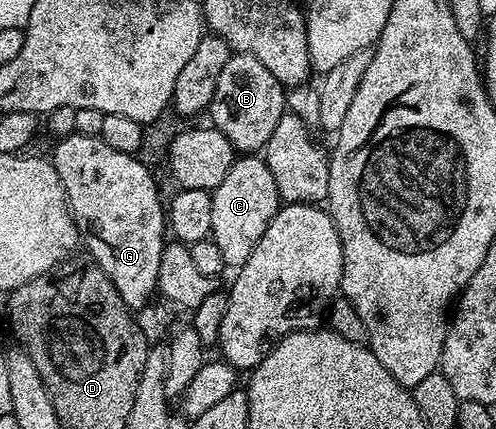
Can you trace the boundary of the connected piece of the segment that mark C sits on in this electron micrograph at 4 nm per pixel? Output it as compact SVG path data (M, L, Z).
M241 155L234 160L232 167L223 175L223 183L212 189L211 231L209 237L219 247L226 266L239 267L247 263L255 243L263 239L263 231L281 208L283 202L275 187L275 179L267 167L264 156Z

